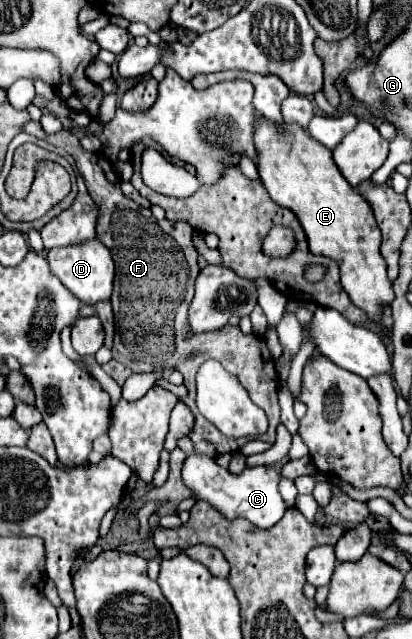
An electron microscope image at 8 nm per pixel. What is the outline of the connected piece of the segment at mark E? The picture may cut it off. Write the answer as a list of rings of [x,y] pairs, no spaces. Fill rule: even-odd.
[[[260,116],[254,124],[254,148],[258,176],[270,198],[298,216],[310,252],[336,260],[342,286],[352,302],[374,322],[380,322],[382,304],[394,300],[394,290],[386,276],[386,262],[380,254],[380,228],[370,204],[340,174],[332,152],[306,130],[300,130],[300,126],[284,124],[284,130],[280,130],[280,126],[272,126],[272,122]]]

